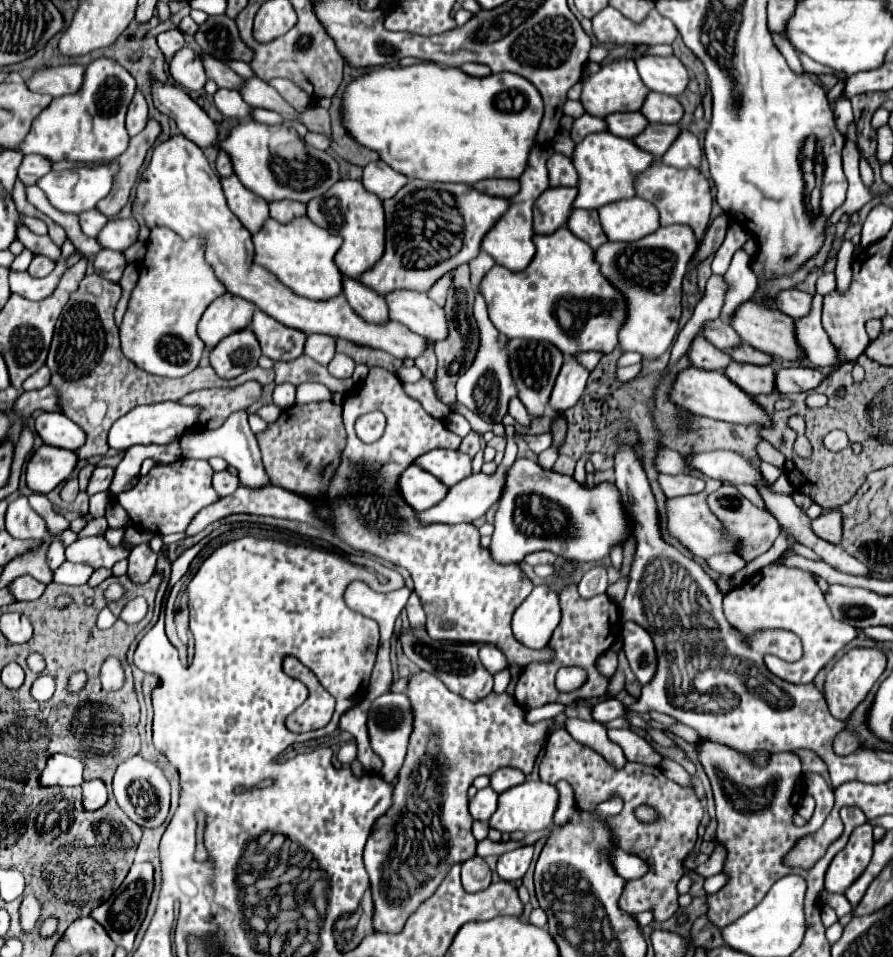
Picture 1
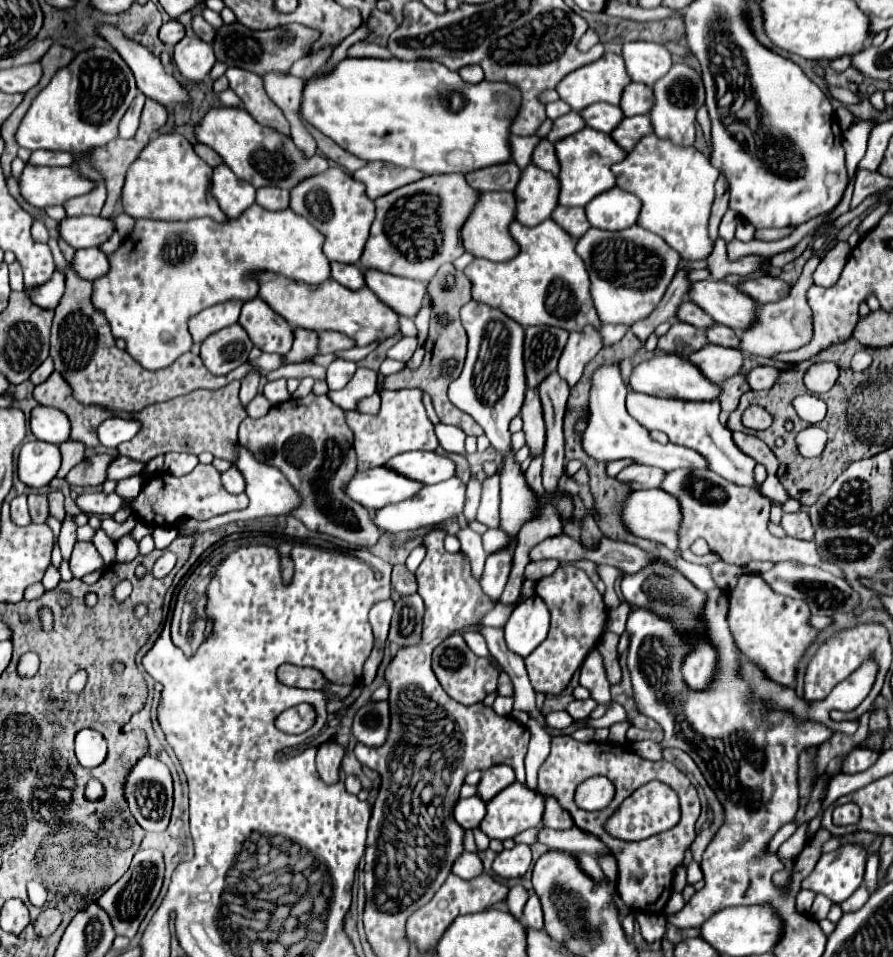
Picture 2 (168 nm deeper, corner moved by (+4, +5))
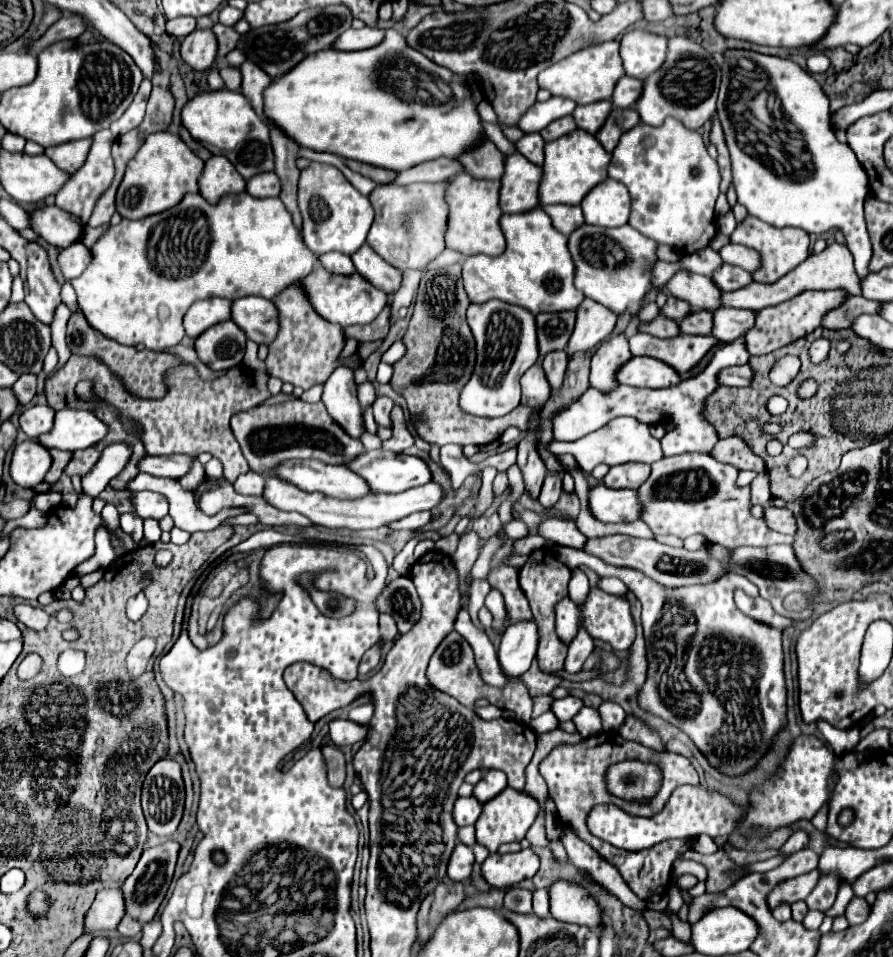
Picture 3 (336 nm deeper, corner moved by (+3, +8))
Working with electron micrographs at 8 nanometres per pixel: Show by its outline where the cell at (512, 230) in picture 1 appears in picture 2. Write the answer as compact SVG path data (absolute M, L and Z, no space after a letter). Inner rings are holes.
M483 193L477 207L463 225L463 245L475 257L489 261L511 261L519 255L519 245L509 233L509 225L515 221L517 201L513 193Z

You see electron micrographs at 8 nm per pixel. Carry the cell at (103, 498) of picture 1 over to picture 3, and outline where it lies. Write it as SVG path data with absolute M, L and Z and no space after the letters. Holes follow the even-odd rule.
M144 472L138 474L136 480L132 480L128 484L128 488L132 492L150 490L150 492L164 494L169 500L169 515L172 517L174 524L178 528L182 528L182 530L188 530L188 532L214 530L224 520L248 512L244 508L226 508L222 514L218 512L216 516L206 516L204 512L198 512L198 508L194 504L194 496L190 492L182 490L182 486L176 480L170 480L170 478L154 478L154 476L144 474Z

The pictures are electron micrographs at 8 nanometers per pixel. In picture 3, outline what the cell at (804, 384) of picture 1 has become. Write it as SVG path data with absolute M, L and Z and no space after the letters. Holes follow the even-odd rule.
M748 364L744 366L730 366L718 372L716 376L720 386L746 386L752 382L752 370Z

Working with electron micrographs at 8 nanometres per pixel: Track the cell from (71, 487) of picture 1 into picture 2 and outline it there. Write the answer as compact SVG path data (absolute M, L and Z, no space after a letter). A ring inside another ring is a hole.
M95 455L95 457L89 457L85 461L81 461L79 465L75 465L65 481L69 485L79 485L79 487L87 487L87 485L101 485L105 481L105 469L107 465L111 463L111 457L107 455Z

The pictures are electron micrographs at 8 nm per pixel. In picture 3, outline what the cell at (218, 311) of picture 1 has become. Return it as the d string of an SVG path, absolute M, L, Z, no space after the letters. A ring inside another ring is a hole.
M208 298L198 300L190 306L190 310L184 316L184 330L190 338L198 338L200 332L208 330L208 326L214 326L218 322L224 322L230 318L230 306L232 302L226 298Z

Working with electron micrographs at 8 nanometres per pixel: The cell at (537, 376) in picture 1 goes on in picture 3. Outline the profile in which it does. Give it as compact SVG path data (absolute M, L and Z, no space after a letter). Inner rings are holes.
M542 312L536 316L540 360L554 350L564 350L576 322L576 312Z

